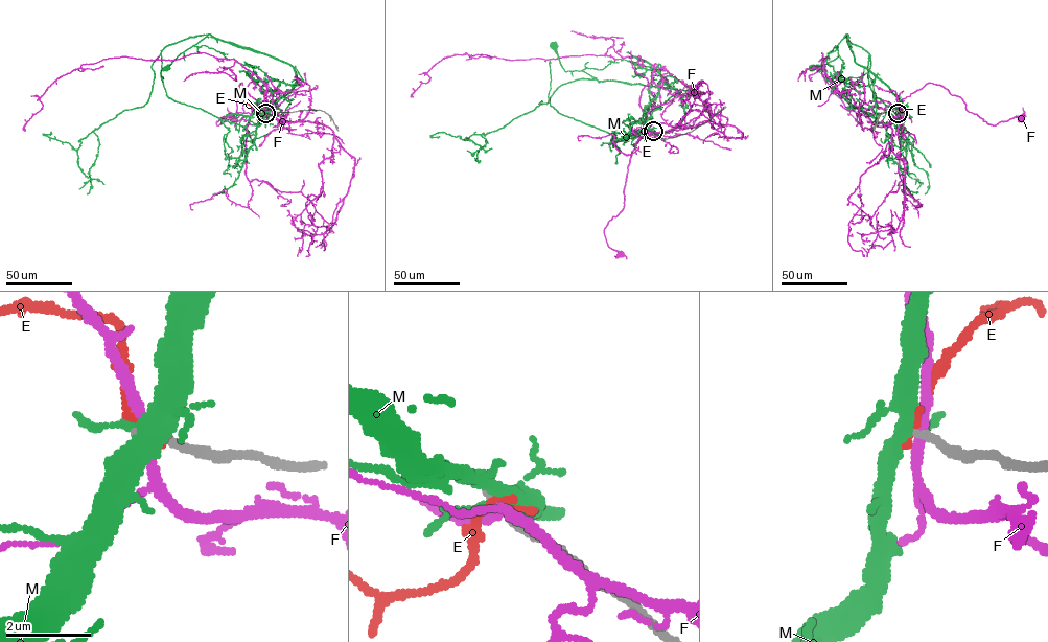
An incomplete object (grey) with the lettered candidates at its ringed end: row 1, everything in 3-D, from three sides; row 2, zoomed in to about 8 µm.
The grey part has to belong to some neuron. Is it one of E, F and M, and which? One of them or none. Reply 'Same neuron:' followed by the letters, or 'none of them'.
Same neuron: none of them

